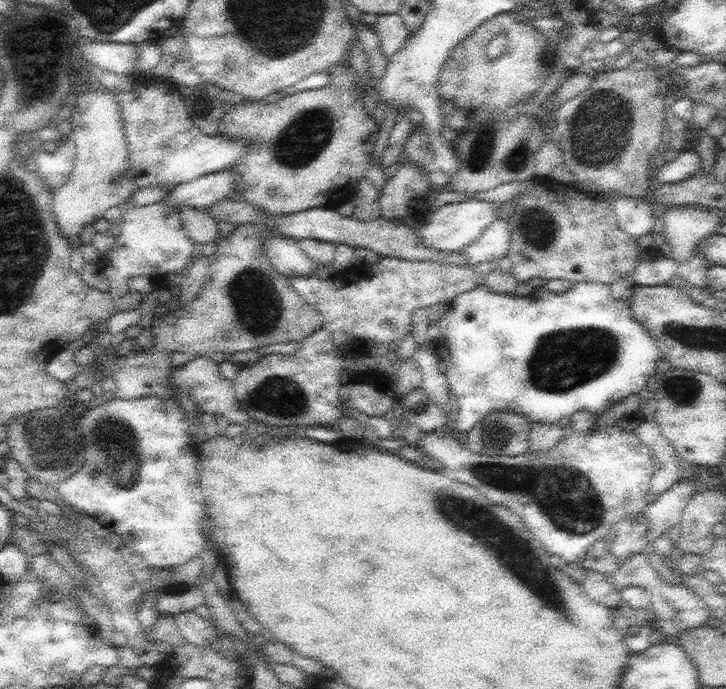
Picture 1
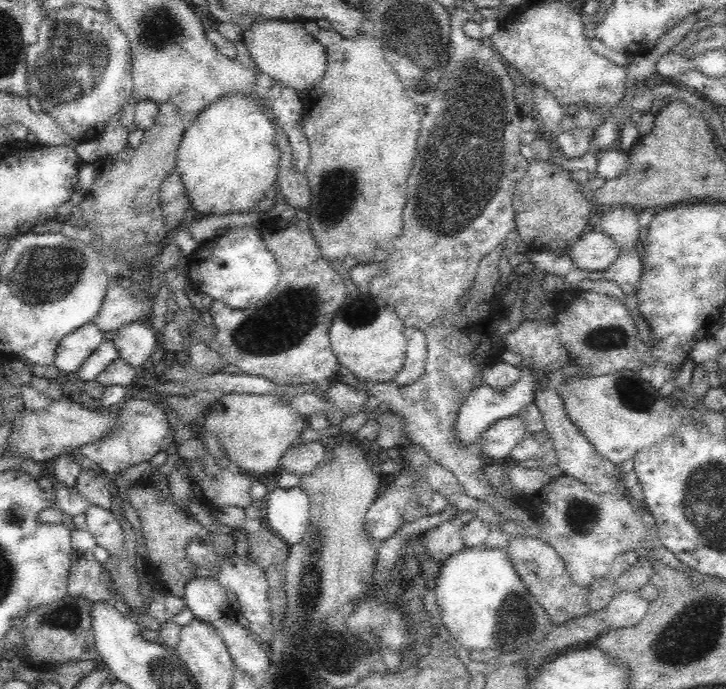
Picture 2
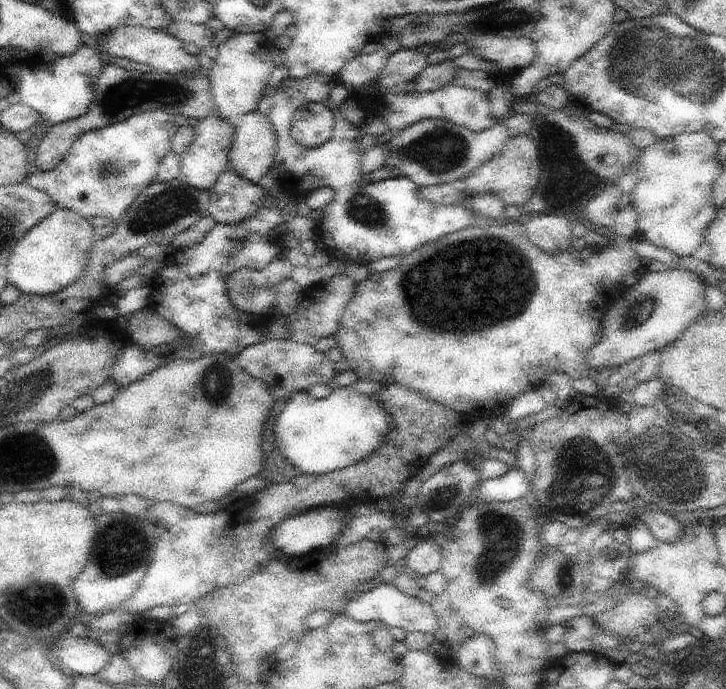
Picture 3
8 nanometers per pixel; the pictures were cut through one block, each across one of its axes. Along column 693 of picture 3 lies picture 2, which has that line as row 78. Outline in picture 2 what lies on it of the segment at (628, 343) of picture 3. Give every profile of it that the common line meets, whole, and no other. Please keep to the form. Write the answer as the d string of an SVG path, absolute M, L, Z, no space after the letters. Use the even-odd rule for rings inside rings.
M262 20L254 22L242 36L250 58L258 70L283 87L296 91L315 88L327 72L326 47L306 31L302 22L288 20Z

